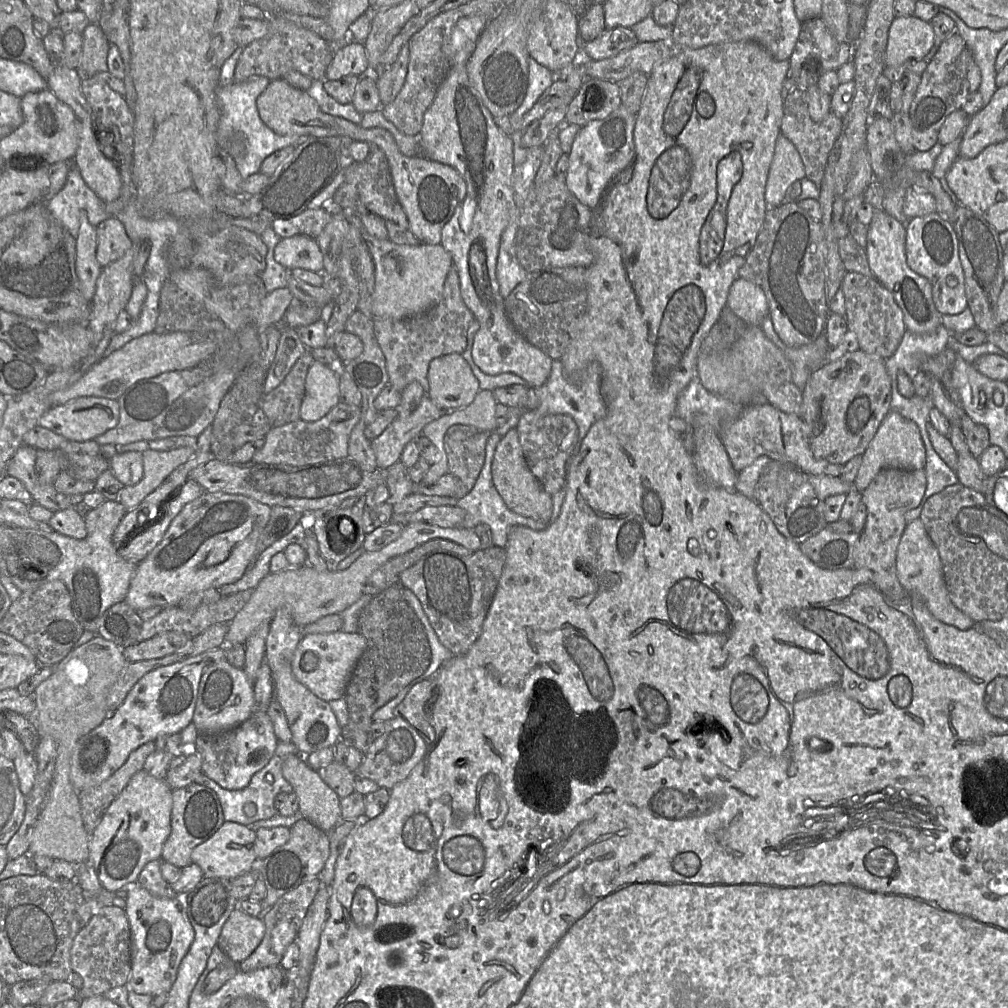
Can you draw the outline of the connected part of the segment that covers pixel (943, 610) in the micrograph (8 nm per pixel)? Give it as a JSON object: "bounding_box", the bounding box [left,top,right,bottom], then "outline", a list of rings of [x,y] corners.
{"bounding_box":[896,517,975,630],"outline":[[[919,517],[908,522],[901,535],[896,554],[896,573],[905,591],[908,594],[919,596],[935,619],[960,630],[967,630],[974,626],[975,622],[950,600],[938,550],[929,538]]]}

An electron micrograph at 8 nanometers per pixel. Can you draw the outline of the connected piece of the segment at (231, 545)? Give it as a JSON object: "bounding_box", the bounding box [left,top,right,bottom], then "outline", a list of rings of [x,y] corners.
{"bounding_box":[125,492,271,611],"outline":[[[204,492],[187,503],[170,523],[160,543],[136,567],[125,602],[135,611],[155,606],[178,606],[180,601],[196,591],[232,584],[240,580],[258,556],[258,540],[271,513],[271,507],[252,498],[223,492]]]}

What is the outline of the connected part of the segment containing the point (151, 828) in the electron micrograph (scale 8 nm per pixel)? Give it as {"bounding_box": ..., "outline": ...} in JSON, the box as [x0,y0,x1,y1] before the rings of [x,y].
{"bounding_box":[88,769,173,892],"outline":[[[142,769],[132,777],[106,810],[90,838],[88,859],[104,889],[116,892],[128,884],[135,884],[139,874],[149,862],[161,859],[163,845],[171,833],[172,792],[173,789],[166,779],[155,778]]]}

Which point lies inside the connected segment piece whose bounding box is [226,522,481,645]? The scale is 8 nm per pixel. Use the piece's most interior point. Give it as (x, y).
(310, 594)

